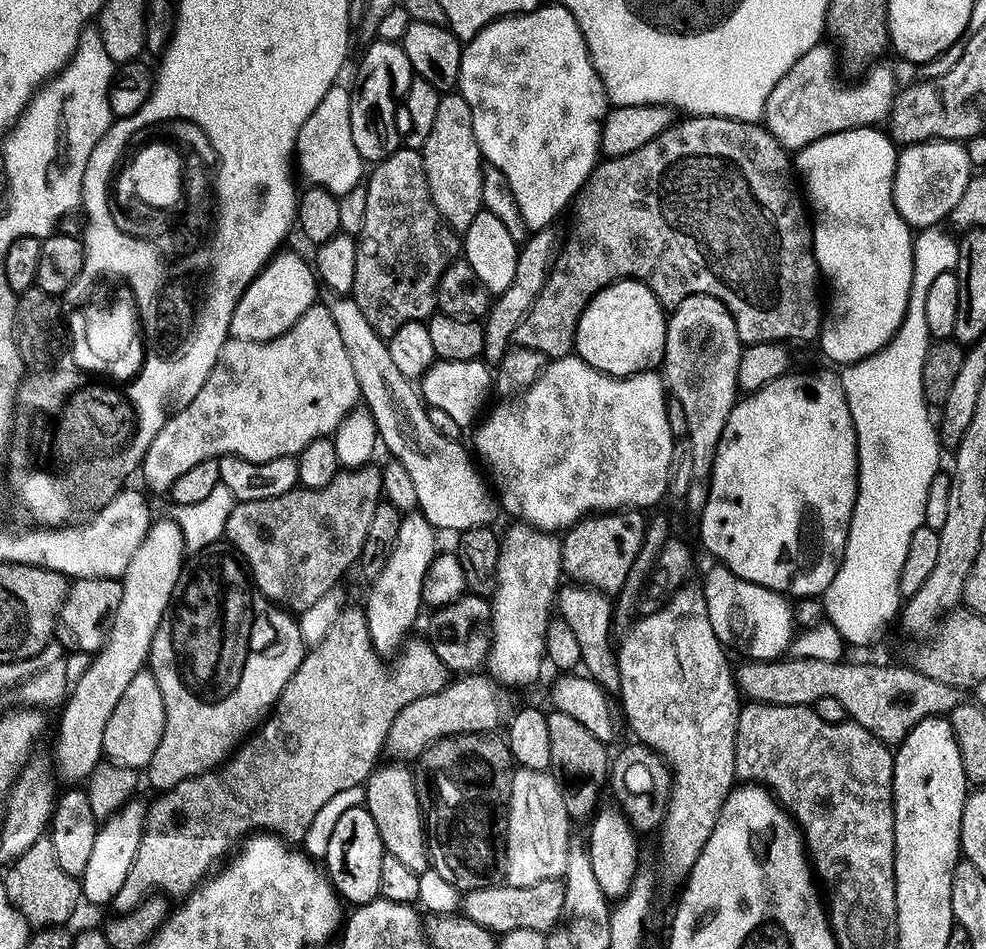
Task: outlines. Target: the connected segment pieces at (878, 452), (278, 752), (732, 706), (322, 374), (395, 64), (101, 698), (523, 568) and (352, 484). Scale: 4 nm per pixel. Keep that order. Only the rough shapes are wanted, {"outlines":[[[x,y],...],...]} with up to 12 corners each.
{"outlines":[[[915,233],[906,314],[838,372],[856,501],[822,593],[848,646],[902,608],[902,562],[942,468],[922,394],[926,297],[957,237]],[[340,611],[215,770],[148,804],[112,900],[187,896],[253,830],[303,841],[363,785],[427,639],[387,668]],[[703,587],[641,615],[618,704],[672,771],[663,885],[737,783],[742,697]],[[327,303],[224,343],[139,475],[259,464],[331,437],[359,400]],[[377,38],[351,89],[350,134],[375,166],[402,147],[396,108],[414,73]],[[172,518],[122,577],[107,642],[63,705],[56,764],[84,782],[106,722],[148,663],[186,563]],[[502,532],[487,675],[528,684],[545,667],[562,584],[560,540]],[[383,474],[236,502],[259,595],[303,610],[359,561]]]}

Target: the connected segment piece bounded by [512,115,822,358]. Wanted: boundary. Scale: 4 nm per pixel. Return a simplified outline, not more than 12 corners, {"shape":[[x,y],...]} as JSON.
{"shape":[[689,115],[601,159],[515,347],[641,280],[744,346],[815,341],[789,149]]}

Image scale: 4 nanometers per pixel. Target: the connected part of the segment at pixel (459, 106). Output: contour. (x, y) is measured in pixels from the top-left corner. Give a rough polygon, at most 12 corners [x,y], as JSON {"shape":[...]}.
{"shape":[[459,91],[441,95],[422,151],[444,221],[462,234],[484,206],[486,161]]}

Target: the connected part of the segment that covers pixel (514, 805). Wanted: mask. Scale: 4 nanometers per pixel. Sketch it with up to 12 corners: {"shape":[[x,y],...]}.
{"shape":[[517,767],[503,879],[559,880],[570,819],[551,771]]}

